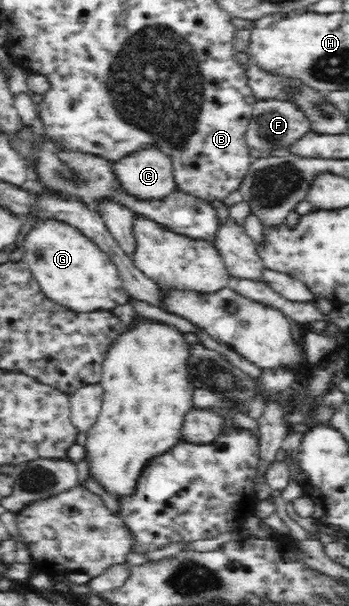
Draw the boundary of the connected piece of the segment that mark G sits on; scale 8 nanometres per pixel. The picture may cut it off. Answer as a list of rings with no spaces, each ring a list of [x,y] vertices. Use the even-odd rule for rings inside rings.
[[[53,219],[38,220],[25,235],[21,249],[25,251],[24,258],[42,292],[54,303],[69,310],[110,311],[113,307],[127,303],[130,298],[111,257],[67,223]]]

